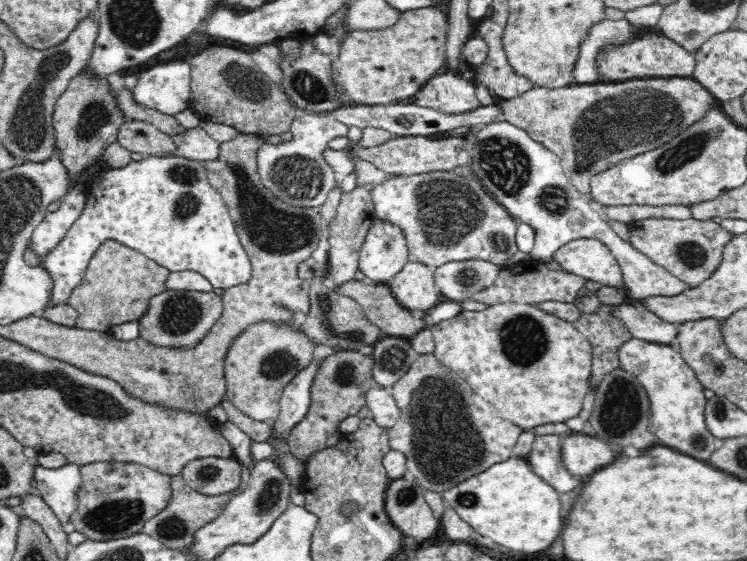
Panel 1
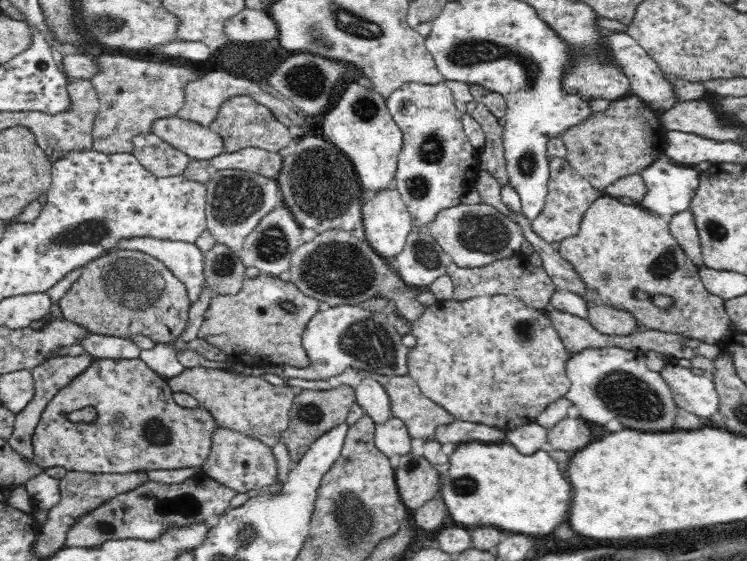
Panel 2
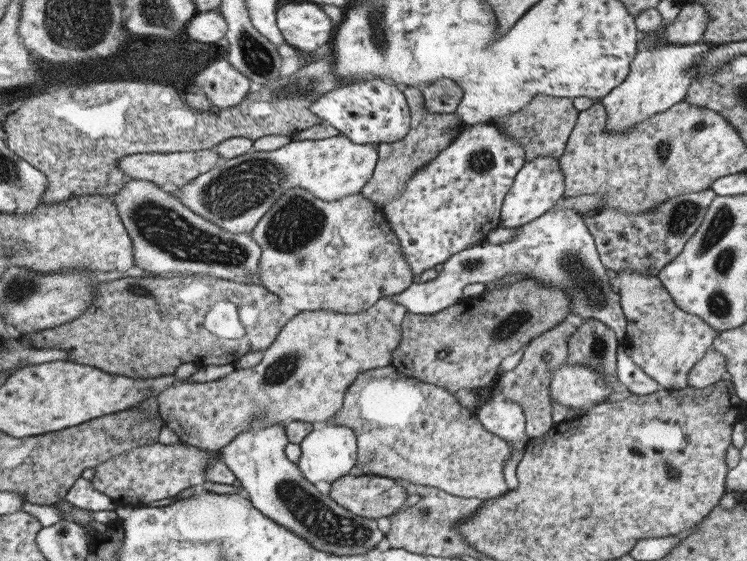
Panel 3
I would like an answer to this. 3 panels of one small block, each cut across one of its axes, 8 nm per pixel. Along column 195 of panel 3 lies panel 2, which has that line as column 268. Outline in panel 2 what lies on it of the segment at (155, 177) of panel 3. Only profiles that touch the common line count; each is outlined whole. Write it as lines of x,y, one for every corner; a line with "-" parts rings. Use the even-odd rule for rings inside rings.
246,147
236,152
224,151
206,162
218,168
245,170
270,178
277,178
283,167
279,152
267,151
256,147

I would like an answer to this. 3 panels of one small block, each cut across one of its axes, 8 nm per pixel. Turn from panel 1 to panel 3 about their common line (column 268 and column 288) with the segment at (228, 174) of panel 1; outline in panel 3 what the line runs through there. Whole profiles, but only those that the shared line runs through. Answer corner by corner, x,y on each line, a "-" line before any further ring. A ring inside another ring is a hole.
302,188
280,192
273,206
252,228
253,240
260,246
259,284
283,304
301,312
329,311
353,314
365,311
379,298
397,295
415,281
413,271
402,253
398,238
376,203
360,193
327,202

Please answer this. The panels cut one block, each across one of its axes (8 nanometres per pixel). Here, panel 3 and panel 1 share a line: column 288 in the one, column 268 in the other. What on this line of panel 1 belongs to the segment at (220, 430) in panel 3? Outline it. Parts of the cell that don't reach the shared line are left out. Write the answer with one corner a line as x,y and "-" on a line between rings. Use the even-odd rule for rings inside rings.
290,320
289,324
261,321
248,326
229,346
224,364
227,382
225,397
229,407
258,422
273,423
280,412
284,387
315,360
318,344

